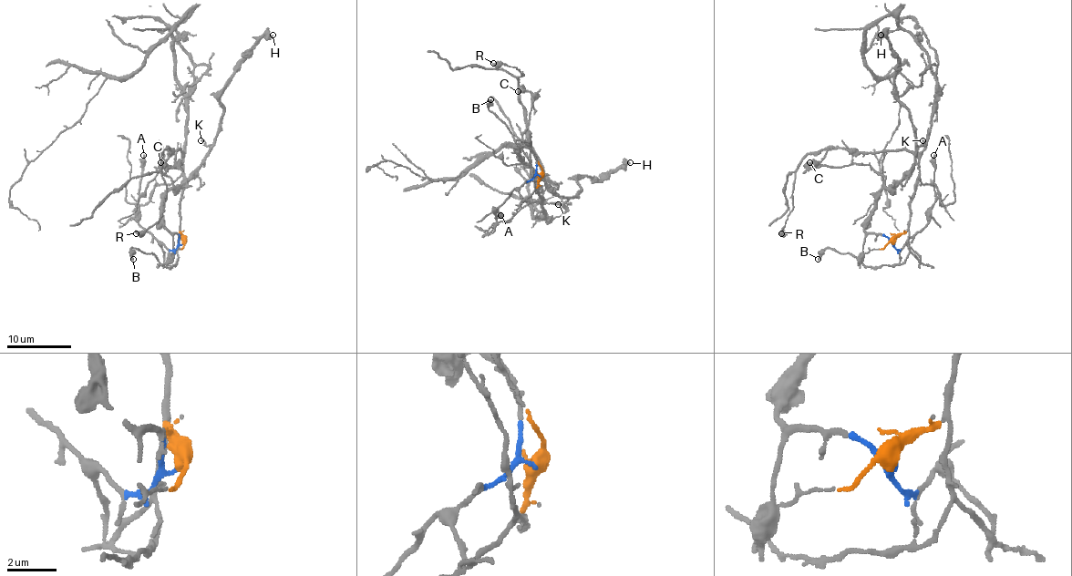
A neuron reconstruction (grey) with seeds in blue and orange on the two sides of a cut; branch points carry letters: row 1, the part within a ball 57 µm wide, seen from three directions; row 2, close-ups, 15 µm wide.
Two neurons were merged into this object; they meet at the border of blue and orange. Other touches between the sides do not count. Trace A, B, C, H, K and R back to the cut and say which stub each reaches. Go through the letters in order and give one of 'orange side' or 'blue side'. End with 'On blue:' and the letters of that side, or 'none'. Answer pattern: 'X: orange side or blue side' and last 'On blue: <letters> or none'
A: blue side
B: orange side
C: blue side
H: blue side
K: blue side
R: orange side
On blue: A, C, H, K

